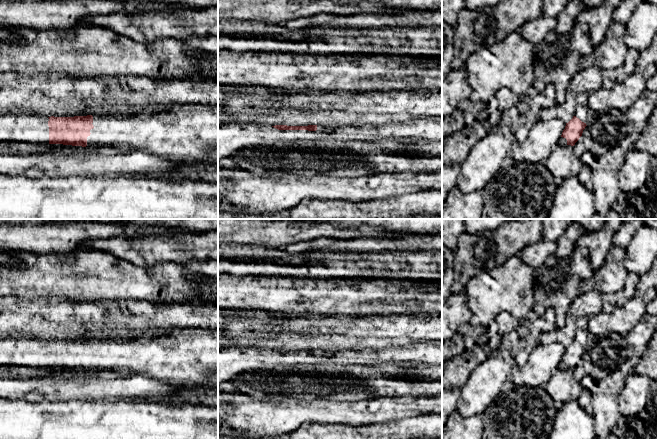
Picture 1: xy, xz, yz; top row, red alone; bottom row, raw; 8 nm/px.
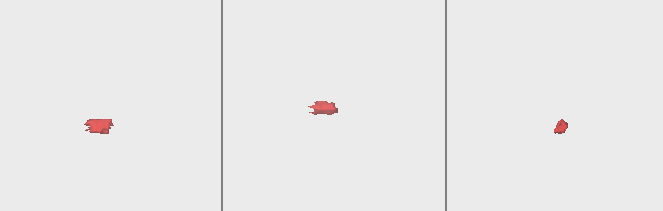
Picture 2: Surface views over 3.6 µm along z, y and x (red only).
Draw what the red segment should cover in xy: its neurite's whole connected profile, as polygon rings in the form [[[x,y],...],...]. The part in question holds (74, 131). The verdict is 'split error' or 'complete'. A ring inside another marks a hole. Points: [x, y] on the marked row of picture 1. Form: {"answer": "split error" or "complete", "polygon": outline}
{"answer": "split error", "polygon": [[[146,104],[142,111],[138,111],[135,114],[126,113],[124,115],[117,117],[113,116],[74,116],[74,117],[47,117],[37,115],[32,112],[30,109],[26,108],[24,111],[20,109],[20,106],[12,107],[11,109],[1,110],[0,111],[0,142],[20,142],[20,143],[33,143],[33,144],[63,144],[63,145],[72,145],[72,146],[105,146],[111,145],[114,147],[129,148],[129,149],[139,149],[151,153],[155,156],[166,158],[169,160],[177,160],[181,158],[193,158],[193,159],[202,159],[209,158],[214,162],[218,162],[218,105],[209,106],[209,105],[178,105],[173,106],[172,108],[160,108],[156,104]]]}

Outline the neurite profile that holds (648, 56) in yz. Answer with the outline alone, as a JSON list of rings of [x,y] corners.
[[[657,35],[651,45],[640,52],[639,58],[634,68],[635,73],[643,73],[650,64],[657,64]]]

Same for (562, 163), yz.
[[[558,145],[544,165],[554,178],[560,181],[571,176],[578,176],[583,164],[580,158],[574,154],[573,146]]]

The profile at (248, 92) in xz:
[[[258,84],[218,85],[218,115],[219,117],[228,115],[223,110],[224,106],[234,98],[245,100],[247,103],[252,100],[256,103],[263,102],[270,109],[277,109],[284,94],[286,93],[275,92]]]

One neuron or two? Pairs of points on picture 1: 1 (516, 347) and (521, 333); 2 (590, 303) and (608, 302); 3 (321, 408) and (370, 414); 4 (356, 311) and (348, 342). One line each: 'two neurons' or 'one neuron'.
1: one neuron
2: two neurons
3: one neuron
4: two neurons

